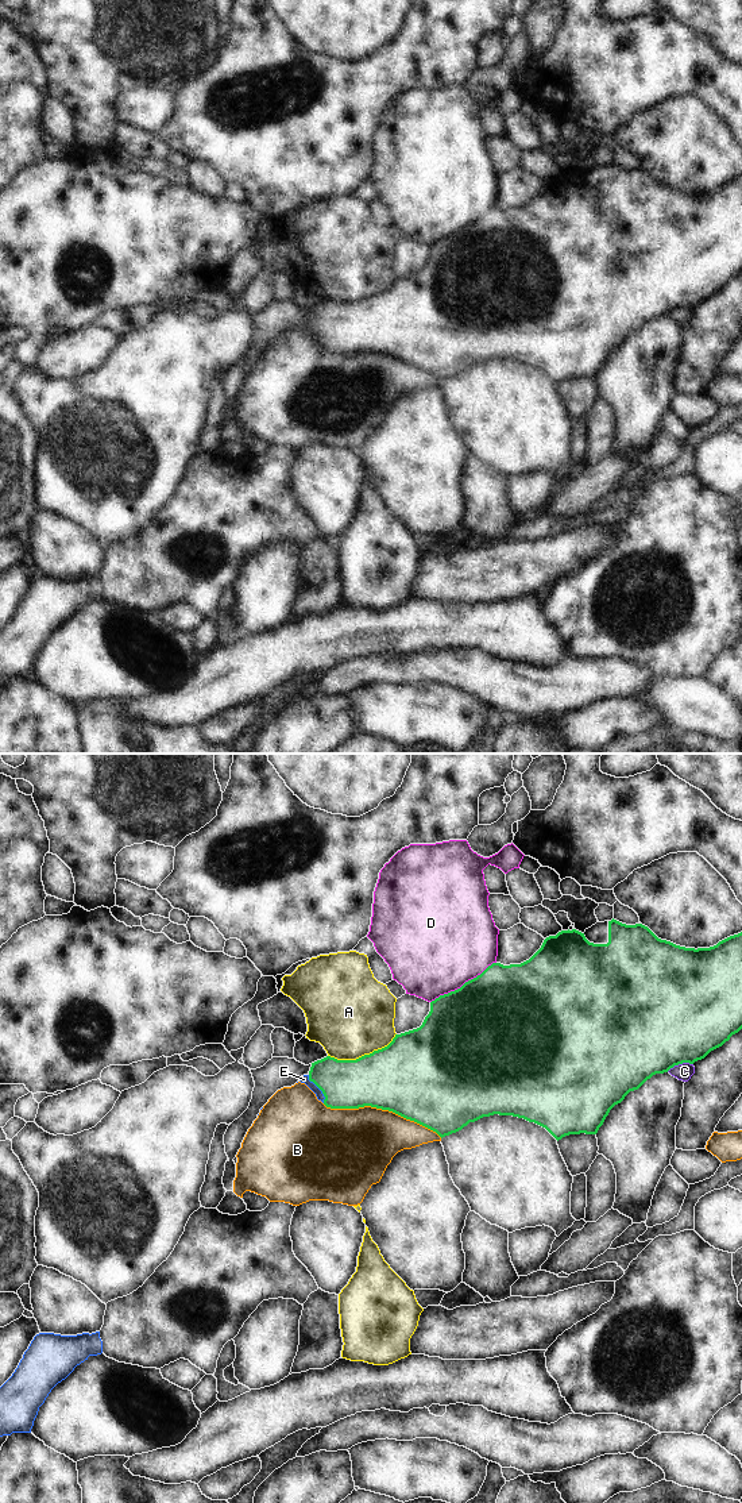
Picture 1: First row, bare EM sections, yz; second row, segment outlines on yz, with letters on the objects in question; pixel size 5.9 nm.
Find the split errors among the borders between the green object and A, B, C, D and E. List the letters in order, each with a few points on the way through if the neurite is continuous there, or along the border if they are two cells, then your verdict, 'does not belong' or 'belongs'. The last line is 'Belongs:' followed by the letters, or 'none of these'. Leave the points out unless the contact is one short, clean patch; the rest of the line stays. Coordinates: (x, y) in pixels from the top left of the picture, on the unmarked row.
A: does not belong
B: does not belong
C: does not belong
D: does not belong
E: way yz (356, 327), (319, 331), (312, 324), (304, 323); belongs
Belongs: E

